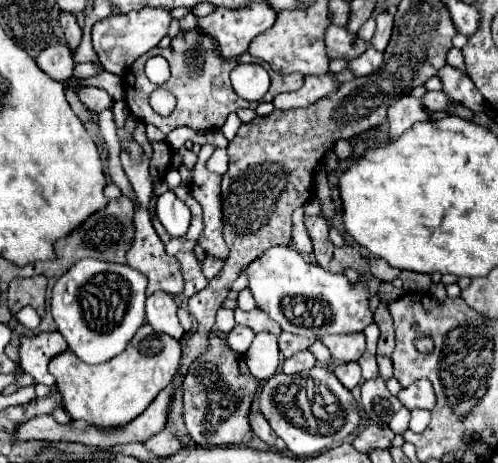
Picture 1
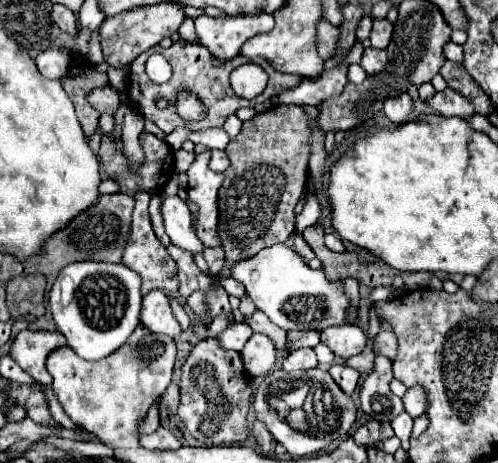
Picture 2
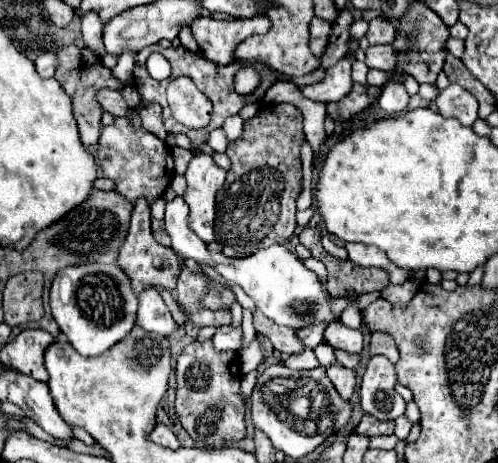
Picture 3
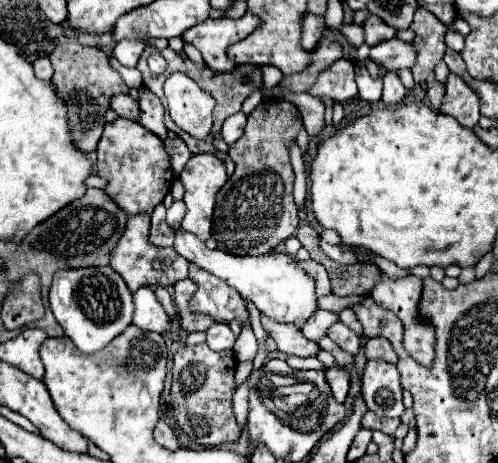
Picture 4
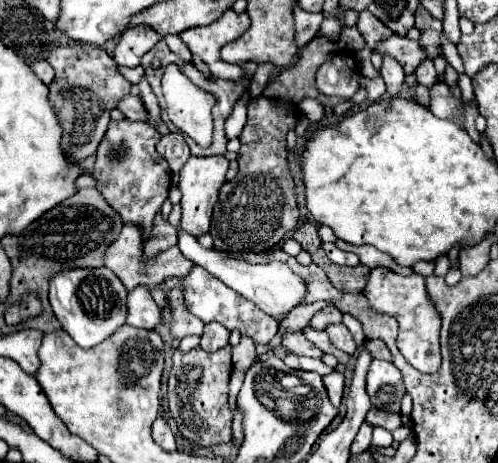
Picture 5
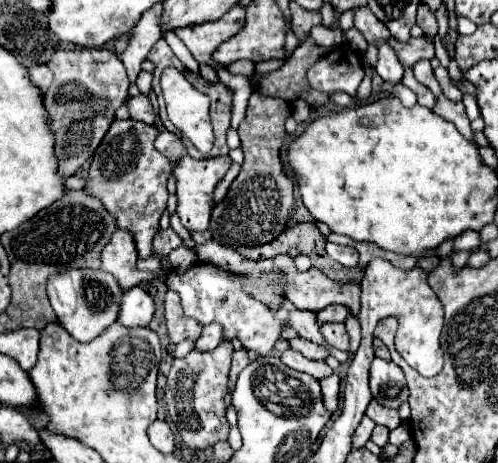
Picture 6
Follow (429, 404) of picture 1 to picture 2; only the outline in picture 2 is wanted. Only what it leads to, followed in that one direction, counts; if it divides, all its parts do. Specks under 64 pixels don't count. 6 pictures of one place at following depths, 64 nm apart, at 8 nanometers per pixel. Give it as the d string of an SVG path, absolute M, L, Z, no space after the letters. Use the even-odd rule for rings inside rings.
M410 388L402 400L404 400L406 412L412 418L418 418L426 412L426 394L424 394L422 388Z

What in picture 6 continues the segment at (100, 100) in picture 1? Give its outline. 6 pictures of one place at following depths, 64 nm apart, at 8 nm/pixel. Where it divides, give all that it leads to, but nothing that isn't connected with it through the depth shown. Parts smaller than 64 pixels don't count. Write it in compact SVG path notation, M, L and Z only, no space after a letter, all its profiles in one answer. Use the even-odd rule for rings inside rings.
M136 96L128 102L130 108L130 116L144 122L144 124L156 124L156 110L152 106L152 102L148 100L148 96Z

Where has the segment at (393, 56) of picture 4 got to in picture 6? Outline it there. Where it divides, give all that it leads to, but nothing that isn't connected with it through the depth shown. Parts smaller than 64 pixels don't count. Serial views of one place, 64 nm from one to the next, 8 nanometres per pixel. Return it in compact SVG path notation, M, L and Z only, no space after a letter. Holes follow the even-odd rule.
M420 36L420 38L410 38L408 42L400 44L398 40L390 38L388 44L396 50L400 62L404 66L414 66L418 60L426 58L432 60L434 58L434 40L430 40L428 36Z

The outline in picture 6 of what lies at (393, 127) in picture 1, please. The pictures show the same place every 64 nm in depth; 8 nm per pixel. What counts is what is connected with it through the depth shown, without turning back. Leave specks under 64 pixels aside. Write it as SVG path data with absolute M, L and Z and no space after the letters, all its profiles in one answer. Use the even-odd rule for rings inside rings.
M388 42L380 44L378 46L378 62L376 62L376 72L382 80L390 82L390 84L398 84L402 74L404 74L404 68L396 56L396 52L390 48Z

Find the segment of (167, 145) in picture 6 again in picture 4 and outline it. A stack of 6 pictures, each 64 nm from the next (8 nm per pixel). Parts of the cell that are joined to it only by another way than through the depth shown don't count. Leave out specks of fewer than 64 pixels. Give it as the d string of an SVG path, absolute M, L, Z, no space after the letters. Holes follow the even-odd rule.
M179 136L174 139L167 137L163 143L165 150L170 156L172 171L175 176L179 176L188 160L191 158L192 153Z

